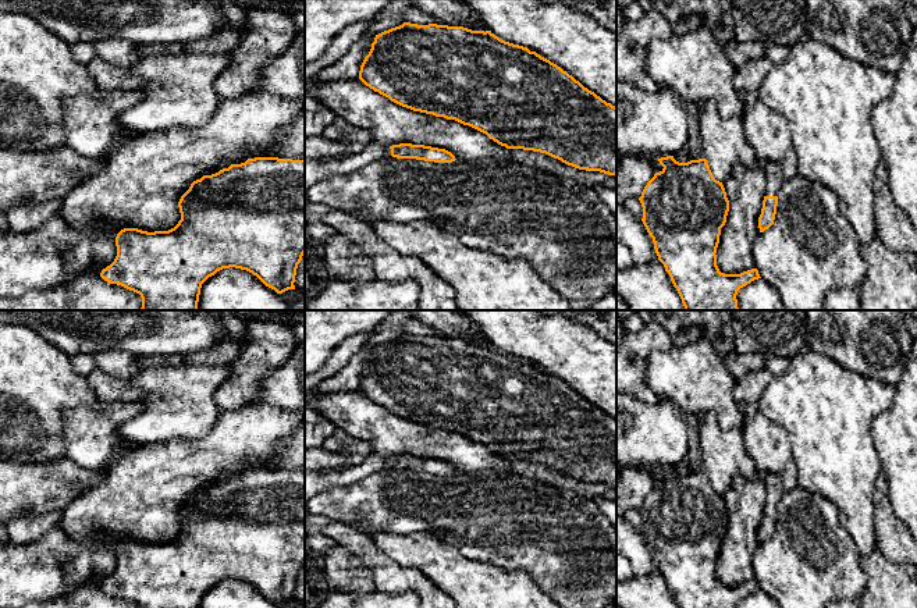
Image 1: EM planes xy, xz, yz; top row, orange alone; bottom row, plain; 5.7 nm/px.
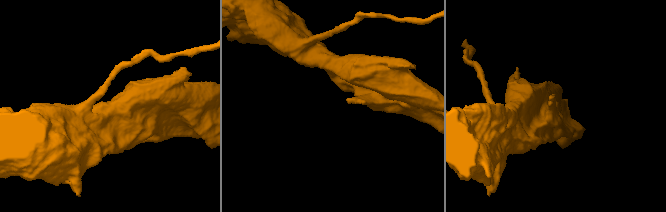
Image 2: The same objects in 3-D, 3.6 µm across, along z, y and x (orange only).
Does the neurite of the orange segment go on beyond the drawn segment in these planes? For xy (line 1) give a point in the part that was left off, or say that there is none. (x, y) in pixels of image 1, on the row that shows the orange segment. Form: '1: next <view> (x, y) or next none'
1: next none

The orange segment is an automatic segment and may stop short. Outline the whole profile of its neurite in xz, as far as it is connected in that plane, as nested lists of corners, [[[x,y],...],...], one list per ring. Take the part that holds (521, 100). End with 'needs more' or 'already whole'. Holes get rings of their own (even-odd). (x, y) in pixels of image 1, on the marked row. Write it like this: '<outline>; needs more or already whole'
[[[404,22],[376,35],[360,65],[359,79],[402,107],[455,120],[507,149],[540,152],[579,170],[616,175],[616,107],[557,64],[527,47],[500,39],[491,31]]]; already whole

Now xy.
[[[255,157],[231,164],[191,184],[178,202],[181,220],[168,231],[124,228],[115,237],[117,256],[100,277],[142,298],[139,310],[198,310],[202,284],[223,269],[241,269],[282,294],[295,289],[298,264],[305,255],[305,160]]]; already whole

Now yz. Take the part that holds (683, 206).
[[[673,156],[658,159],[664,167],[644,186],[639,198],[643,224],[653,238],[658,260],[676,288],[683,310],[739,310],[737,291],[761,278],[757,269],[740,274],[724,274],[717,266],[721,228],[726,223],[729,200],[705,159],[679,163]]]; already whole

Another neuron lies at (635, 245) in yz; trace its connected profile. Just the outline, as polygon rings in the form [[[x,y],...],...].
[[[616,203],[616,271],[653,260],[658,260],[658,256],[643,221]]]

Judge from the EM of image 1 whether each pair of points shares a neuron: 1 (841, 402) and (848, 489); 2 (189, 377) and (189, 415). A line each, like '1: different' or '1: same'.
1: same
2: same

